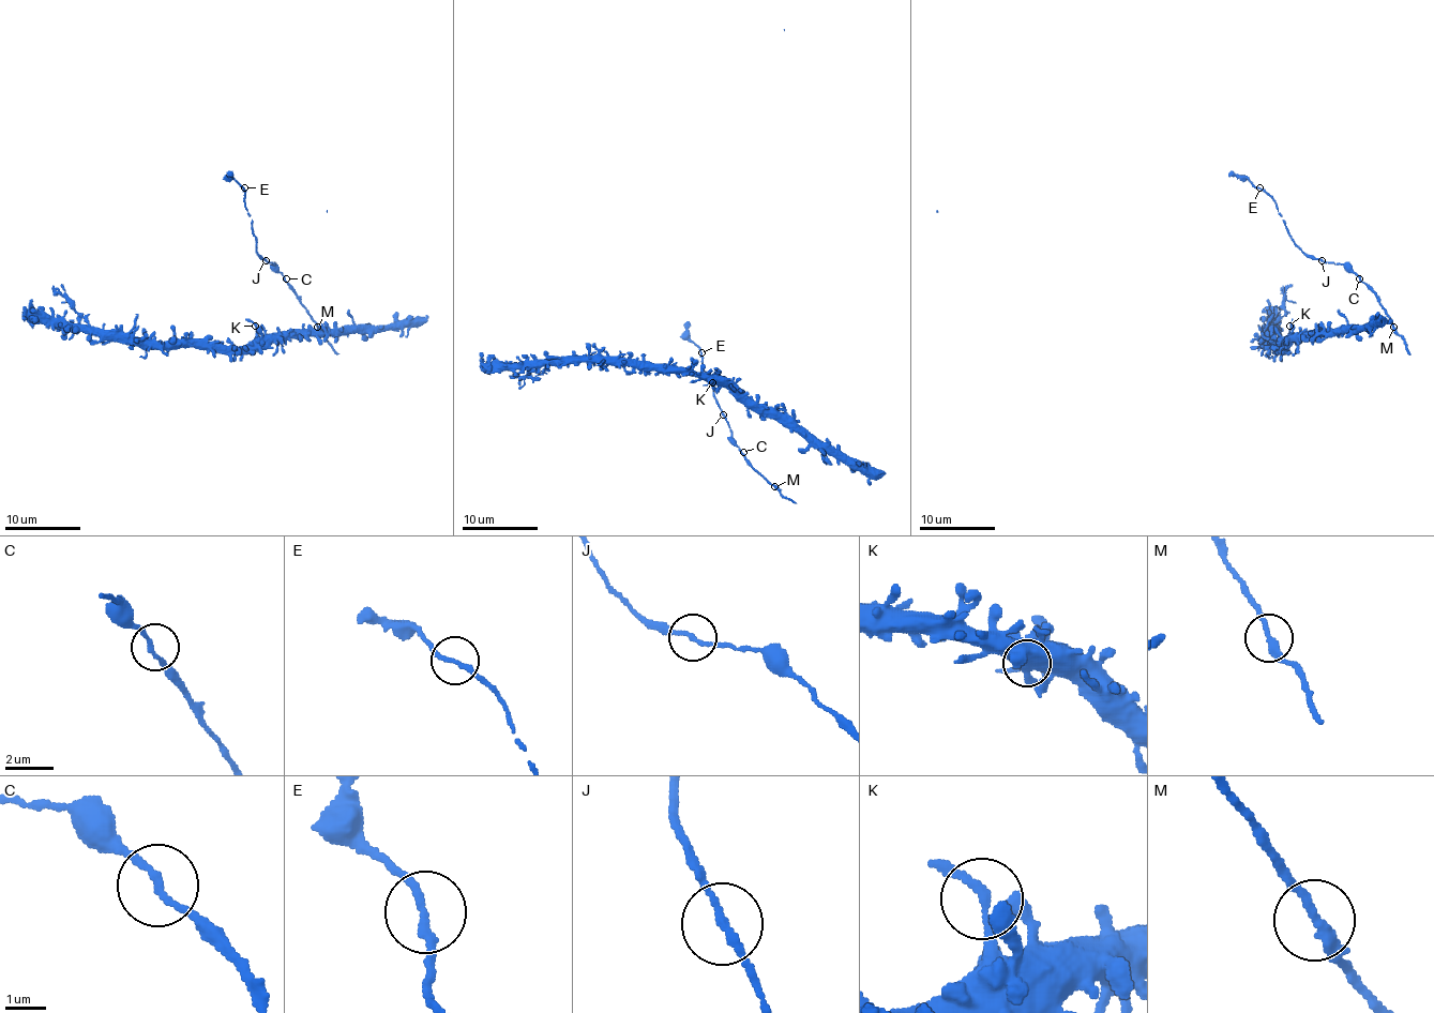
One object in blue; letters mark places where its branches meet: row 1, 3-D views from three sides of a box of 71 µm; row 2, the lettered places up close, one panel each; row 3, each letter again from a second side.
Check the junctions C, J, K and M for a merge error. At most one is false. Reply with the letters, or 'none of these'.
none of these

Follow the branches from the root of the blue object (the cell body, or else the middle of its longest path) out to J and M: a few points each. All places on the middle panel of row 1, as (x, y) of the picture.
J: (741, 452), (722, 414)
M: (741, 452), (775, 486)

